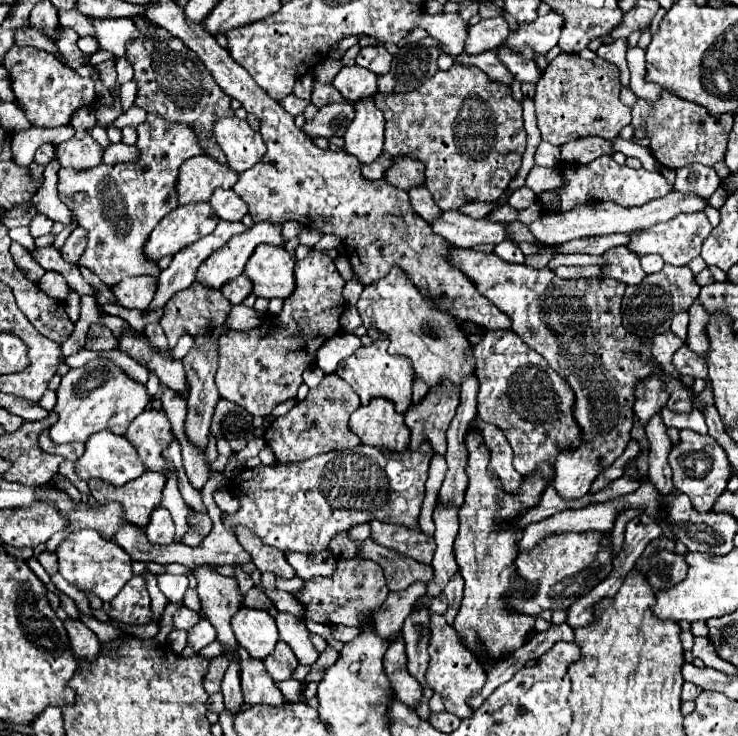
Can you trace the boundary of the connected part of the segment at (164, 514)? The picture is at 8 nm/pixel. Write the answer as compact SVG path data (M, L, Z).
M157 506L151 512L149 524L145 528L145 534L147 534L149 542L161 542L161 544L171 544L173 542L175 524L173 524L173 518L171 518L171 514L169 514L167 508Z

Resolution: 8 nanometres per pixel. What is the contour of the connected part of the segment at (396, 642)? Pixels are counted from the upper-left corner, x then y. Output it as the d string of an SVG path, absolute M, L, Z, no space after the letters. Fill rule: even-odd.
M397 634L387 648L387 654L383 658L383 666L385 666L385 674L393 686L395 698L399 702L403 702L405 706L409 706L411 710L417 708L417 704L423 698L423 688L421 684L411 678L411 672L407 670L407 656L405 656L405 642L403 636Z

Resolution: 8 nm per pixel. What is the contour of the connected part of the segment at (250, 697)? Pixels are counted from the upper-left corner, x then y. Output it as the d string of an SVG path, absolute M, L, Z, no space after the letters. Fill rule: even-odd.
M239 650L243 670L241 670L241 688L245 704L269 704L269 706L281 706L285 702L281 690L271 680L271 676L265 672L263 660L255 660L247 654L247 650Z

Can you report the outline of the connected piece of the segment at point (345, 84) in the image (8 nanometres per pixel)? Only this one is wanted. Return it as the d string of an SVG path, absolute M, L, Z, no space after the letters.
M343 66L333 80L333 86L347 100L361 100L377 92L377 74L363 70L361 66Z

